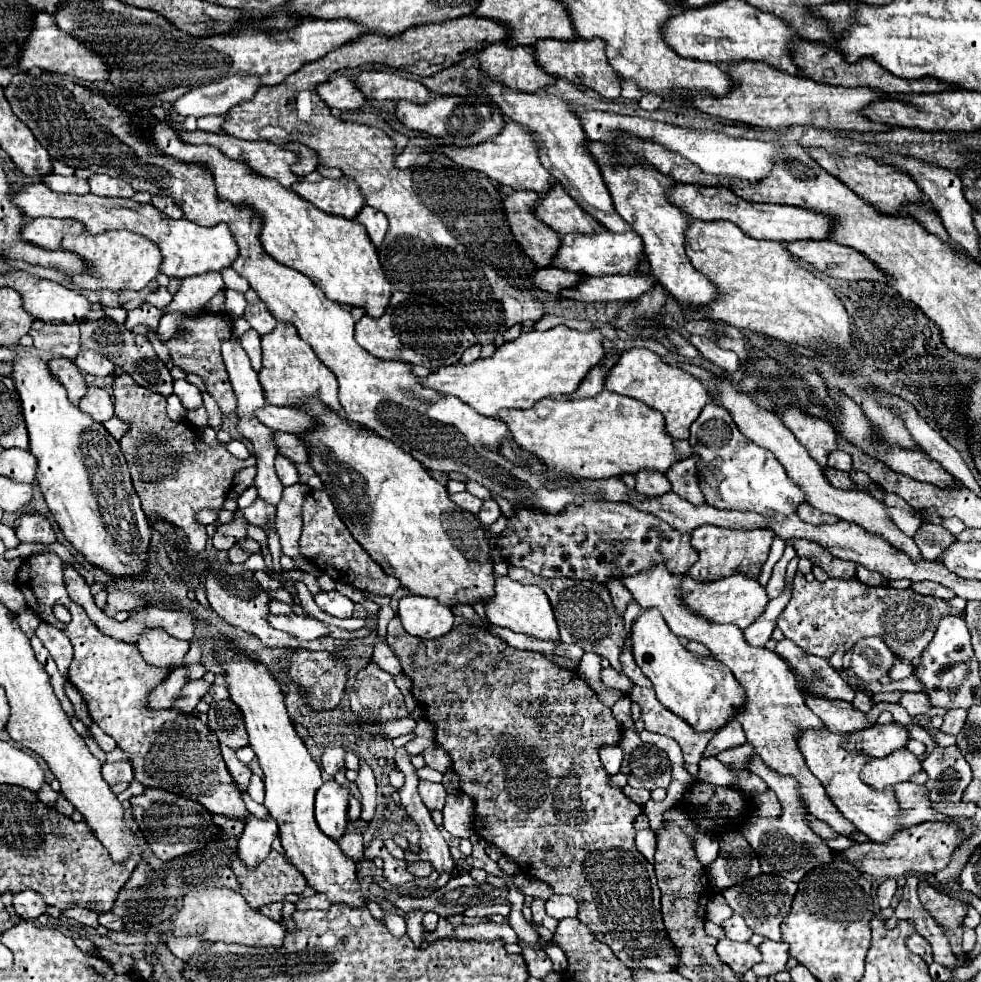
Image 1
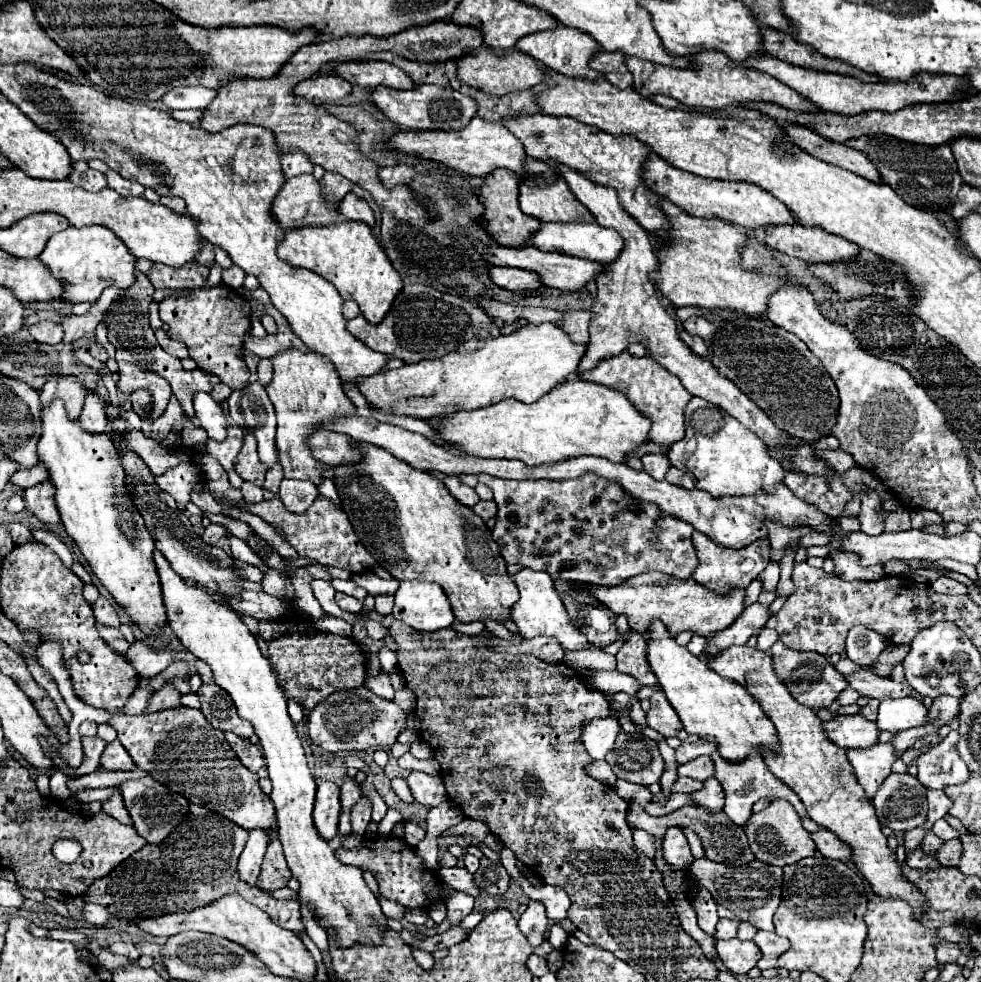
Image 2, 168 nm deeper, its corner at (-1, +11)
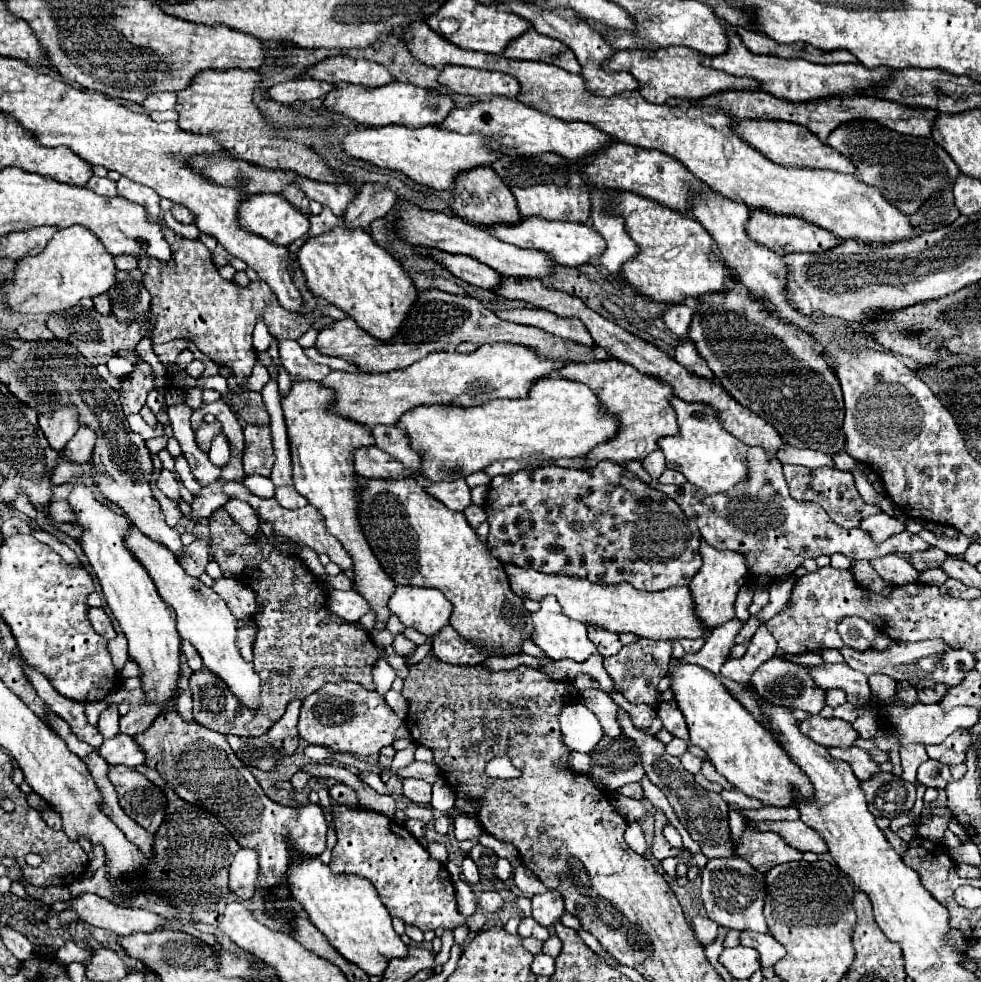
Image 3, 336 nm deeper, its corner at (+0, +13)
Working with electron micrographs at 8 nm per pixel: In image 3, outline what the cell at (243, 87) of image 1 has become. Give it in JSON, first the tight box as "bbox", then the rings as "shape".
{"bbox":[143,92,177,110],"shape":[[[155,92],[143,102],[147,110],[169,110],[175,108],[175,104],[177,104],[177,92]]]}

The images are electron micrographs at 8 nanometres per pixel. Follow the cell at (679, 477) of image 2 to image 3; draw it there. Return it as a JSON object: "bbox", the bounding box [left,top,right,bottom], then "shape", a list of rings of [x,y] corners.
{"bbox":[659,470,687,484],"shape":[[[665,470],[665,472],[661,474],[659,482],[663,482],[663,484],[685,484],[687,478],[685,478],[681,472],[677,472],[677,470]]]}

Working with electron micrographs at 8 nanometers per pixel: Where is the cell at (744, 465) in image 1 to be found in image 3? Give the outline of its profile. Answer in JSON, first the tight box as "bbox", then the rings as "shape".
{"bbox":[659,398,749,494],"shape":[[[671,398],[671,404],[677,410],[679,434],[659,440],[659,448],[667,458],[667,468],[679,470],[691,484],[707,494],[729,492],[745,480],[749,474],[749,466],[745,462],[749,448],[723,428],[717,410],[703,402],[685,402],[681,398]]]}

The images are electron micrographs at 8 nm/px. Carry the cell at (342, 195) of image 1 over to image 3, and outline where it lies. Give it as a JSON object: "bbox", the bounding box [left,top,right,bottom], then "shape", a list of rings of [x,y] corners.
{"bbox":[239,194,309,246],"shape":[[[253,194],[239,210],[247,230],[269,238],[279,246],[289,246],[309,230],[309,214],[297,210],[283,194]]]}

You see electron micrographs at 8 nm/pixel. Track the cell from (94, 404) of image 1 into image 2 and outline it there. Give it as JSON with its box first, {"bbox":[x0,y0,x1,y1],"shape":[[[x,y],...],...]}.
{"bbox":[80,394,106,434],"shape":[[[88,394],[84,402],[84,410],[80,414],[80,426],[86,432],[92,434],[102,434],[106,430],[106,416],[104,416],[104,406],[106,400],[100,394]]]}

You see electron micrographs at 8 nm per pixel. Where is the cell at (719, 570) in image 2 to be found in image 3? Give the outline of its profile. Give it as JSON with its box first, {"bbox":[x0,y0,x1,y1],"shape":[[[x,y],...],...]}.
{"bbox":[689,540,749,628],"shape":[[[701,540],[699,552],[703,558],[703,566],[693,576],[689,588],[693,590],[691,594],[695,598],[697,614],[701,616],[701,622],[705,622],[705,628],[715,628],[715,626],[721,626],[723,622],[735,618],[735,612],[733,612],[735,596],[737,596],[739,588],[749,582],[749,568],[747,568],[747,560],[743,554],[733,552],[733,550],[717,550],[717,548],[709,546],[705,540]]]}

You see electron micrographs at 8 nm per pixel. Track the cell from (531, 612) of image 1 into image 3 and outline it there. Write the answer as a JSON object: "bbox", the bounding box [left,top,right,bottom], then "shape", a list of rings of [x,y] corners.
{"bbox":[531,596,597,662],"shape":[[[545,596],[539,600],[539,610],[531,614],[533,620],[533,634],[531,640],[553,660],[561,660],[561,658],[569,658],[575,662],[583,662],[587,660],[591,654],[597,652],[595,644],[587,638],[587,630],[583,622],[571,620],[561,612],[561,606],[557,604],[557,600],[553,596]]]}

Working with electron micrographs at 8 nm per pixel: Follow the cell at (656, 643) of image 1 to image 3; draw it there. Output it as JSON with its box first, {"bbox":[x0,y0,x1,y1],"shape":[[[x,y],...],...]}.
{"bbox":[669,660,811,806],"shape":[[[673,660],[669,666],[669,678],[677,708],[685,716],[691,742],[703,748],[717,772],[731,780],[731,784],[735,784],[743,794],[761,800],[765,806],[795,804],[791,782],[795,782],[803,794],[811,794],[811,782],[807,782],[807,776],[799,766],[795,766],[795,762],[791,762],[775,736],[757,722],[739,700],[733,698],[733,694],[721,684],[719,676],[695,664]]]}

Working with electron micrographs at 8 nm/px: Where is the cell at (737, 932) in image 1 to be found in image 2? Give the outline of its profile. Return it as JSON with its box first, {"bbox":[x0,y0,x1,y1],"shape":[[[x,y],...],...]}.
{"bbox":[714,918,740,940],"shape":[[[722,918],[722,920],[718,922],[718,928],[716,928],[714,938],[716,938],[716,940],[728,940],[728,938],[736,938],[738,924],[740,924],[740,920],[734,920],[734,922],[732,922],[732,920]]]}

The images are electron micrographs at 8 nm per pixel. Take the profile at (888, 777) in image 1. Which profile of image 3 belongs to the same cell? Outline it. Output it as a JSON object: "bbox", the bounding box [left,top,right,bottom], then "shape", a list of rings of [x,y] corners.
{"bbox":[829,746,881,782],"shape":[[[851,746],[851,748],[831,748],[829,750],[833,758],[839,758],[839,760],[845,760],[849,762],[851,770],[855,772],[855,776],[863,782],[863,780],[869,780],[873,774],[881,772],[881,766],[871,758],[871,754],[863,748],[857,748],[857,746]]]}

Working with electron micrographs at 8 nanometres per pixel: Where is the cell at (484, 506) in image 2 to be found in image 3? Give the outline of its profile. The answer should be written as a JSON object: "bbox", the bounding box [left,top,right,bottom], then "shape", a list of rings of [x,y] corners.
{"bbox":[463,504,487,528],"shape":[[[471,504],[463,514],[465,514],[465,518],[469,520],[469,524],[471,524],[473,528],[477,528],[481,522],[485,522],[485,520],[487,520],[485,510],[483,510],[481,506],[477,506],[477,504]]]}

